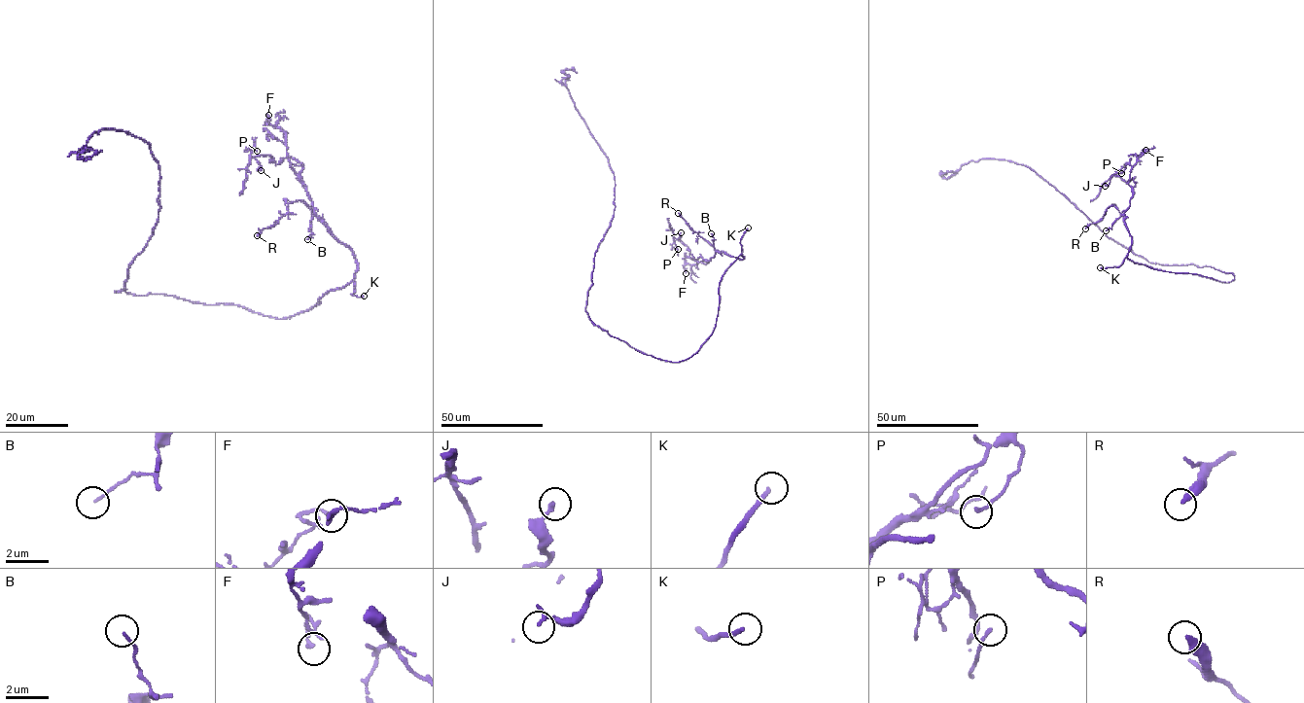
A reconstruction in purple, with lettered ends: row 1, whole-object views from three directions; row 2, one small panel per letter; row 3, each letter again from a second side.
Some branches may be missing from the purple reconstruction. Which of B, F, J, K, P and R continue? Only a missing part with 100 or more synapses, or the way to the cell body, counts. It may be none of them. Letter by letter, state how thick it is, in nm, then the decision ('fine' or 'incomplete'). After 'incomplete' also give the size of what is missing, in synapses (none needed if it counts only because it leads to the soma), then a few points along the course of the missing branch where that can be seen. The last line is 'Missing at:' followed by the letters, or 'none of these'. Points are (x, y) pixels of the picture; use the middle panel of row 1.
B: 110 nm | fine
F: 160 nm | fine
J: 170 nm | fine
K: 200 nm | incomplete | (748, 228), (774, 197), (774, 191), (765, 172), (754, 160), (725, 151)
P: 140 nm | fine
R: 360 nm | fine
Missing at: K

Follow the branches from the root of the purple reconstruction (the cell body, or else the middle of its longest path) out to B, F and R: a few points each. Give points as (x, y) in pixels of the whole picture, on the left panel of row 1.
B: (180, 298), (278, 318), (308, 310), (348, 284), (357, 263), (314, 215), (307, 239)
F: (180, 298), (286, 318), (354, 278), (352, 250), (316, 214), (291, 166), (285, 134), (264, 123), (268, 115)
R: (180, 298), (286, 318), (354, 278), (352, 250), (303, 201), (291, 202), (257, 235)

